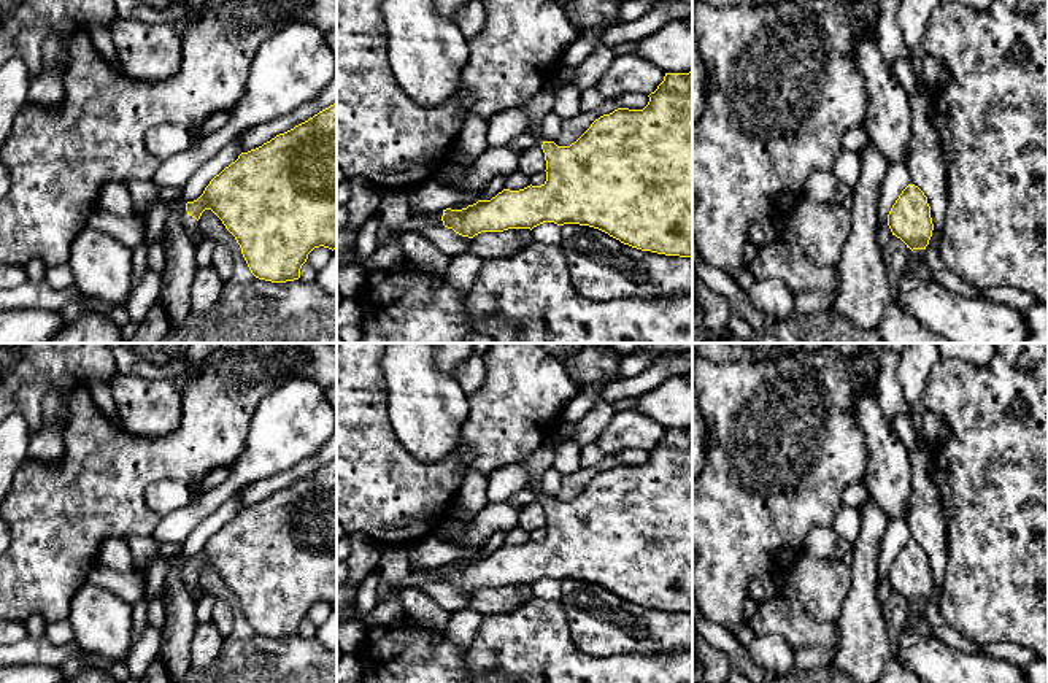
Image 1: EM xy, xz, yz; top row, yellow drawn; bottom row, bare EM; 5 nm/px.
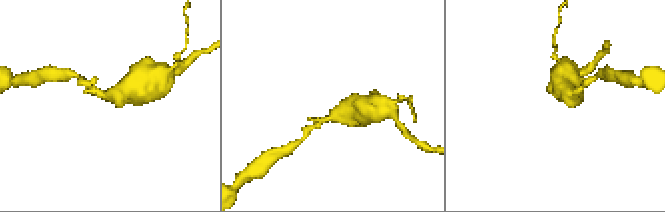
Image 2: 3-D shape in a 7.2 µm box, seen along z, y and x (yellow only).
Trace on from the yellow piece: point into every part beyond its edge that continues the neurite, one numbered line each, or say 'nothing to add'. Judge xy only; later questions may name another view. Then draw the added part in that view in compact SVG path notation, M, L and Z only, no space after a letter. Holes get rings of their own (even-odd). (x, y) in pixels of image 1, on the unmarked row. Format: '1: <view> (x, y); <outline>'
1: xy (191, 580); M186 570L186 573L184 573L184 586L186 586L187 592L191 594L197 586L200 586L198 577L195 573Z

